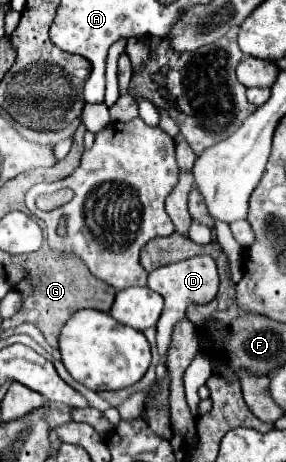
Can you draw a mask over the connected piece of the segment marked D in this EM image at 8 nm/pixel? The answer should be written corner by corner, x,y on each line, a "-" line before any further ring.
193,256
193,258
183,260
183,262
159,266
157,270
153,270
149,274
147,286
151,290
159,292
165,298
165,308
163,308
163,314
161,314
161,318
157,322
157,348
159,348
161,358
165,360
173,326
181,320
181,316
185,316
185,310
187,310
189,304
193,304
193,302
203,304
203,302
213,300
213,296
217,294
219,276
217,276
217,268
215,268
213,258
209,258
209,256

